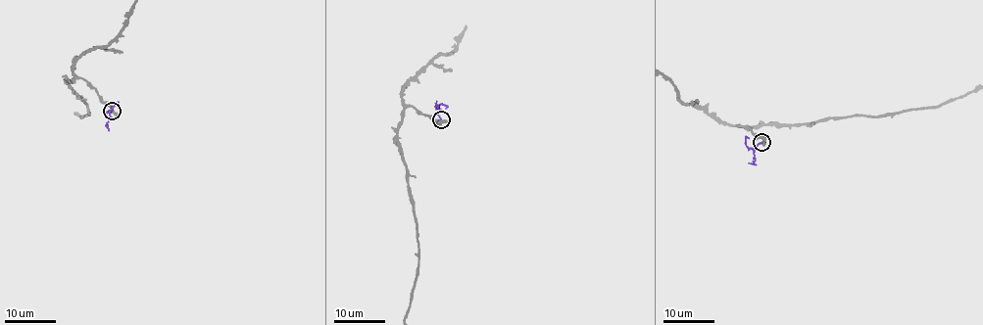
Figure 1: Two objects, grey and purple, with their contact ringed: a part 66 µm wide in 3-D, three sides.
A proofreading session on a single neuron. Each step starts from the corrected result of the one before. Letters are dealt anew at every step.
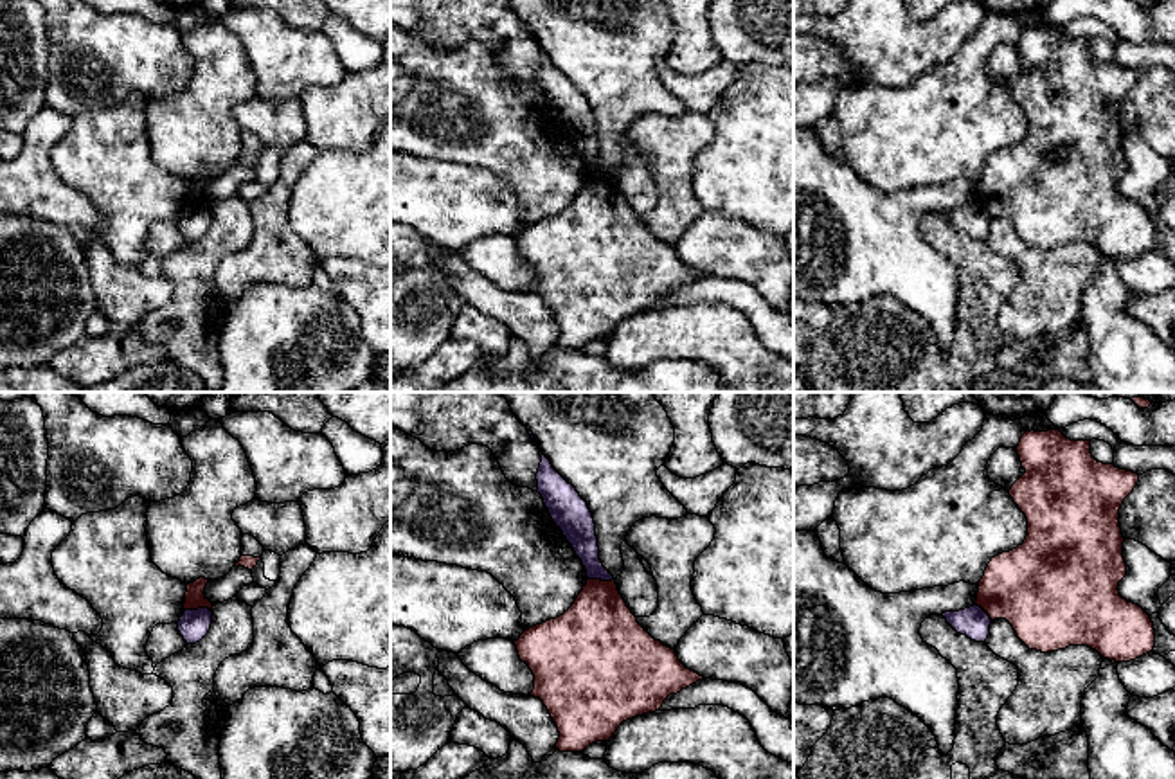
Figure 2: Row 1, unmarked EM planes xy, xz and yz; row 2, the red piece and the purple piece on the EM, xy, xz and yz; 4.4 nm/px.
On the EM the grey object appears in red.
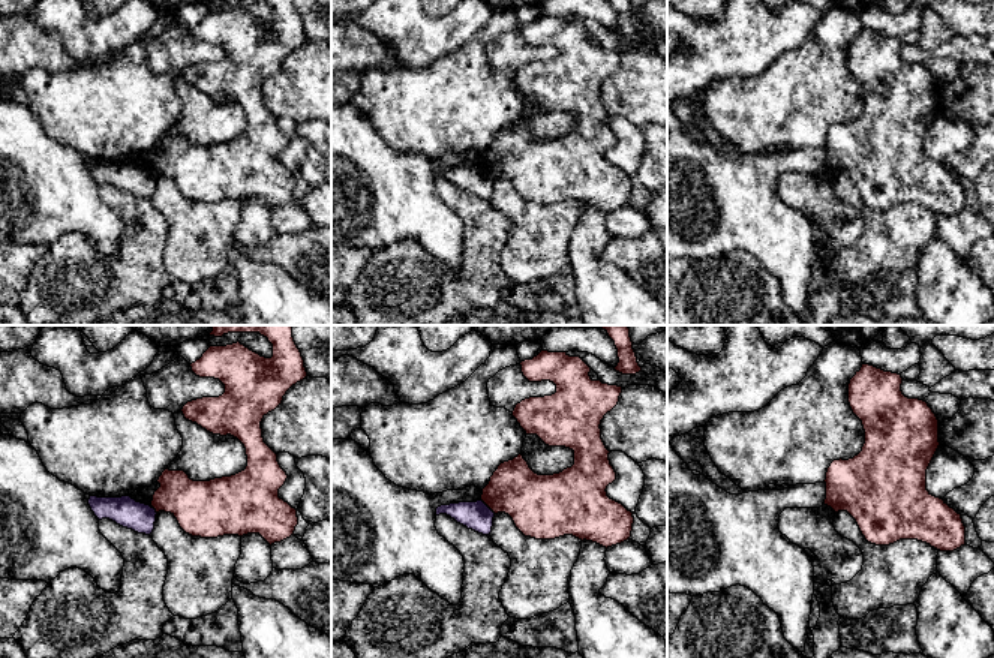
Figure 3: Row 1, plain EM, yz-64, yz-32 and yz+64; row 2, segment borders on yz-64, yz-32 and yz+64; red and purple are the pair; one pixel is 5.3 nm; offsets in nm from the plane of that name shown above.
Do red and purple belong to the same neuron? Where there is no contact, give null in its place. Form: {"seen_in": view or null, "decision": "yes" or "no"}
{"seen_in": "xy", "decision": "no"}

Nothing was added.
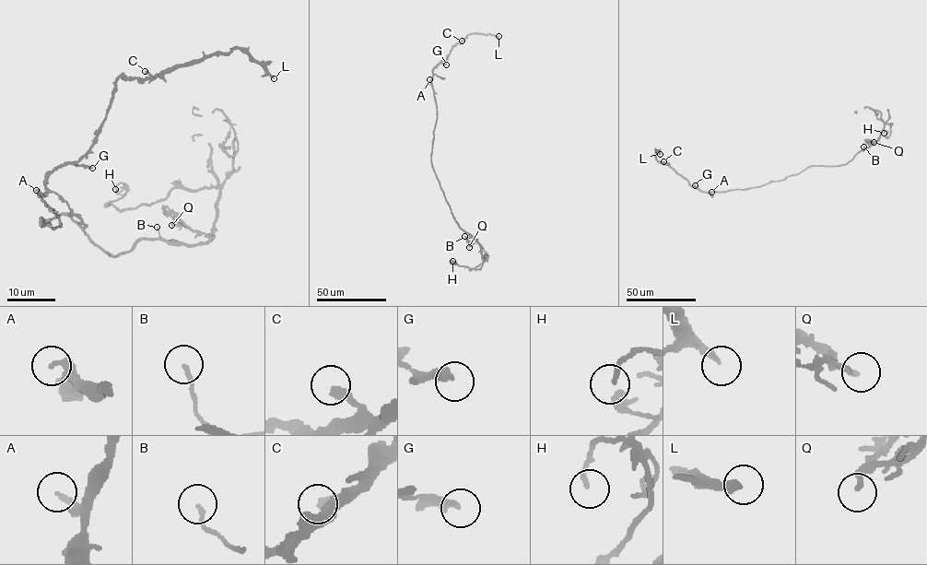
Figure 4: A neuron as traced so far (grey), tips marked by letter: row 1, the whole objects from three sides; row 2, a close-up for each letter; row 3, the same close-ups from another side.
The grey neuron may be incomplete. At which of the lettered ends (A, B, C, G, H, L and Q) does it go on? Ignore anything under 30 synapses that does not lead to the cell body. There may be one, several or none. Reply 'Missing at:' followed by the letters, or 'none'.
Missing at: L

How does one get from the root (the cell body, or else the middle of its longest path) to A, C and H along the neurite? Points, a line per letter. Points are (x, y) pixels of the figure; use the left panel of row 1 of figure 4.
A: (41, 221), (44, 226), (48, 219), (48, 225), (53, 229), (61, 226), (56, 212), (50, 209), (36, 190)
C: (41, 221), (61, 226), (41, 196), (46, 178), (95, 141), (120, 76), (141, 79), (145, 71)
H: (41, 221), (68, 214), (111, 256), (214, 234), (217, 188), (124, 209), (107, 205), (127, 185), (115, 189)

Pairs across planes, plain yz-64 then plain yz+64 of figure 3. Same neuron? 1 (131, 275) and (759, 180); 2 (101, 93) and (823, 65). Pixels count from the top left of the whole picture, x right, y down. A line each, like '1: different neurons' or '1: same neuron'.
1: different neurons
2: same neuron

